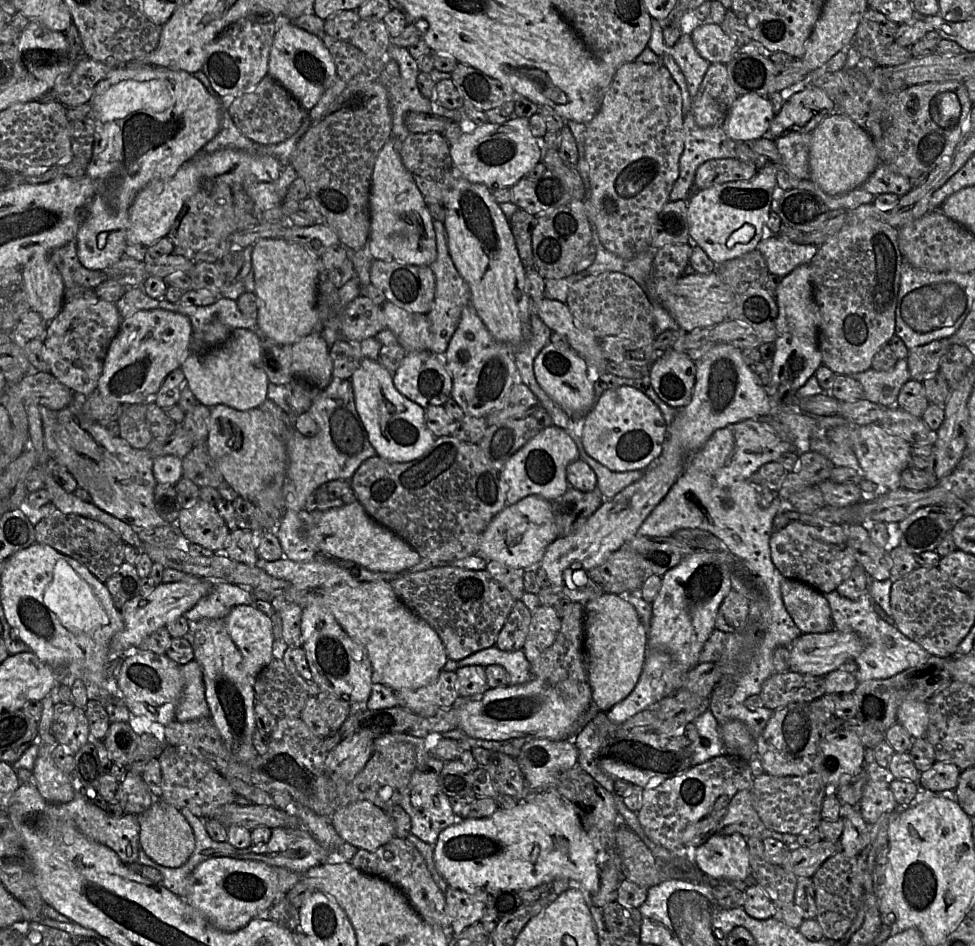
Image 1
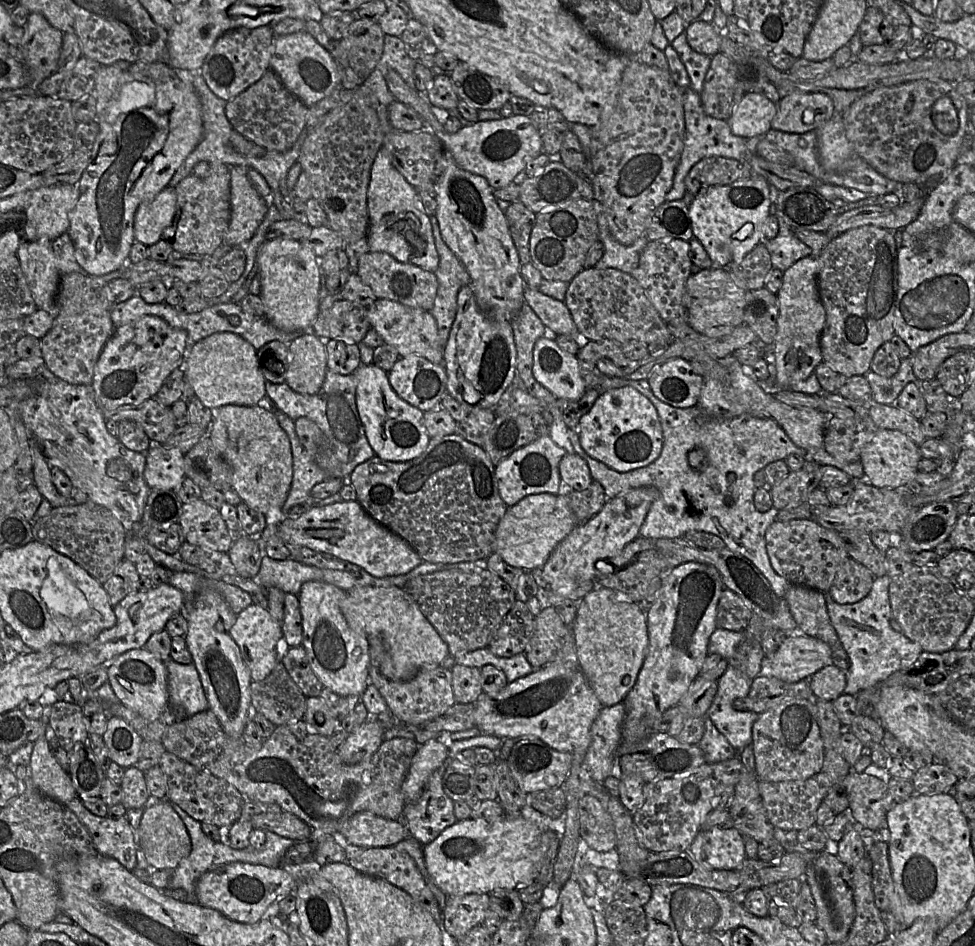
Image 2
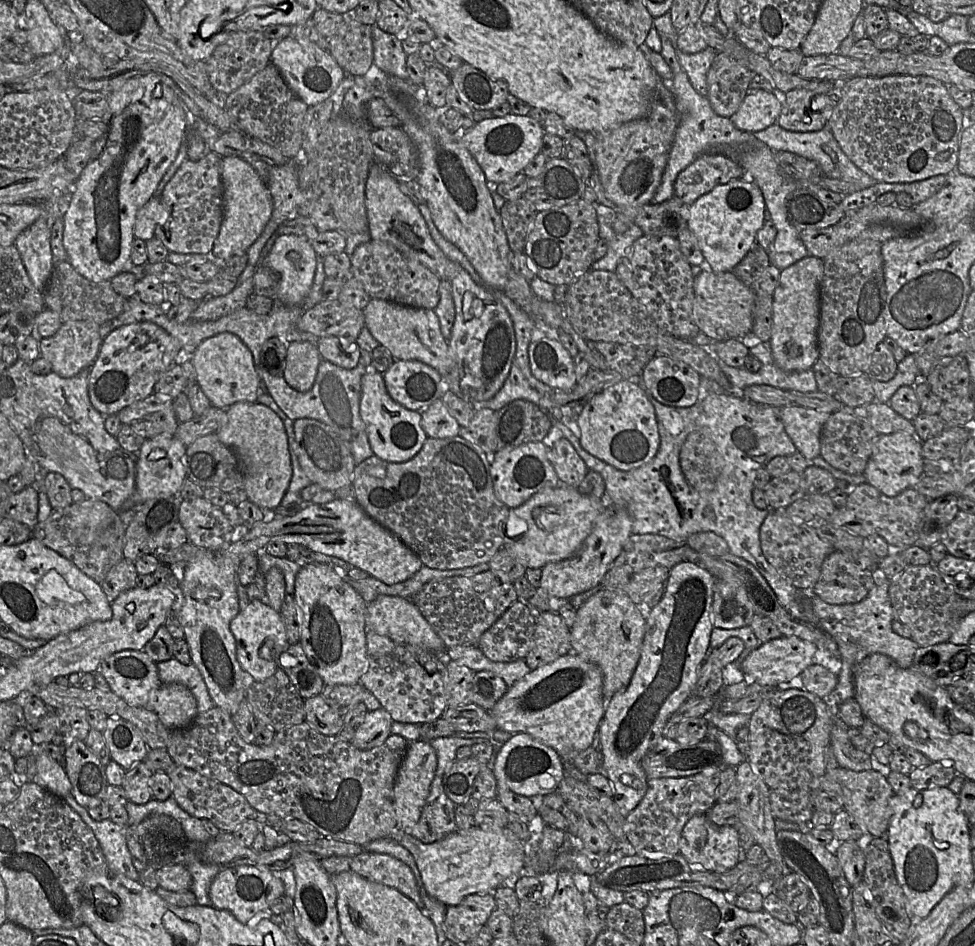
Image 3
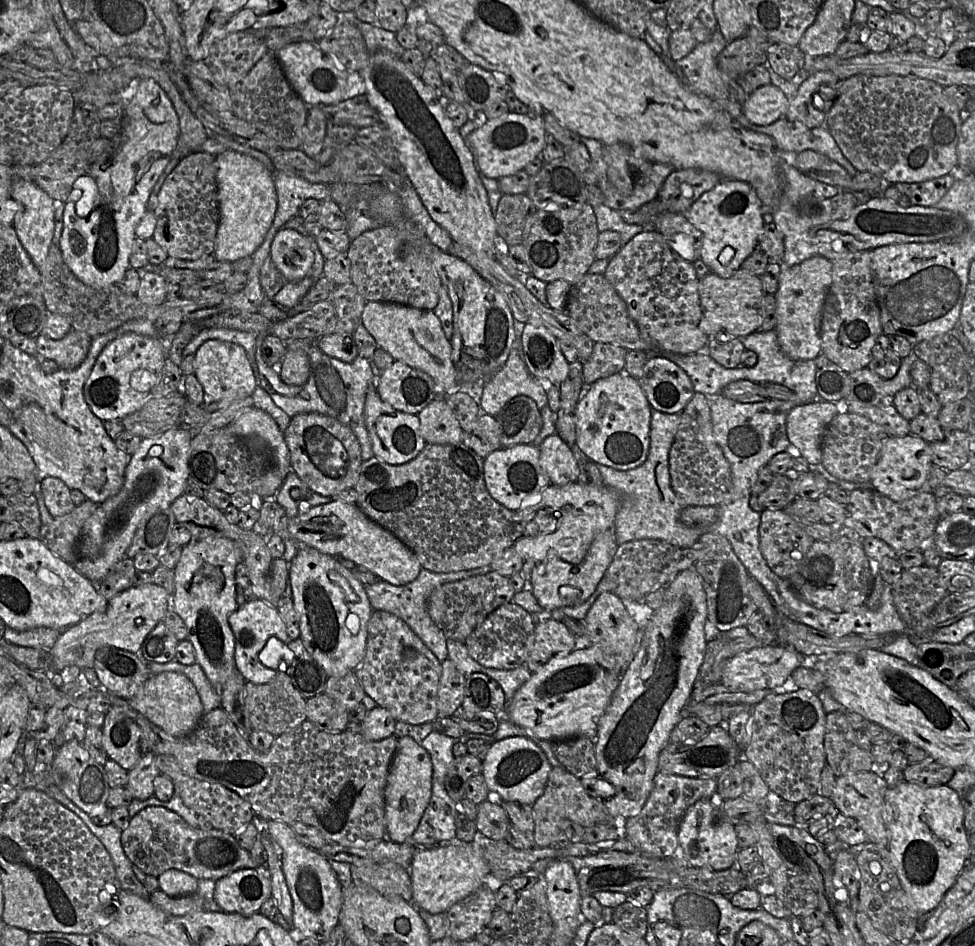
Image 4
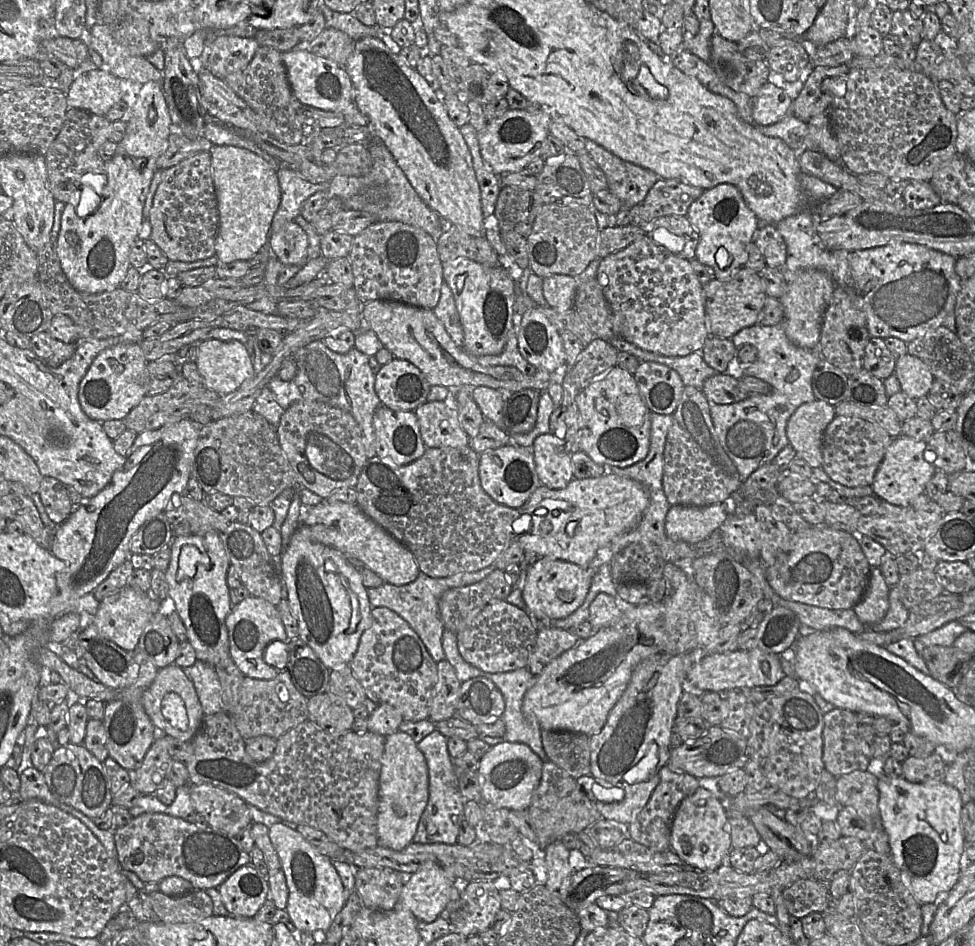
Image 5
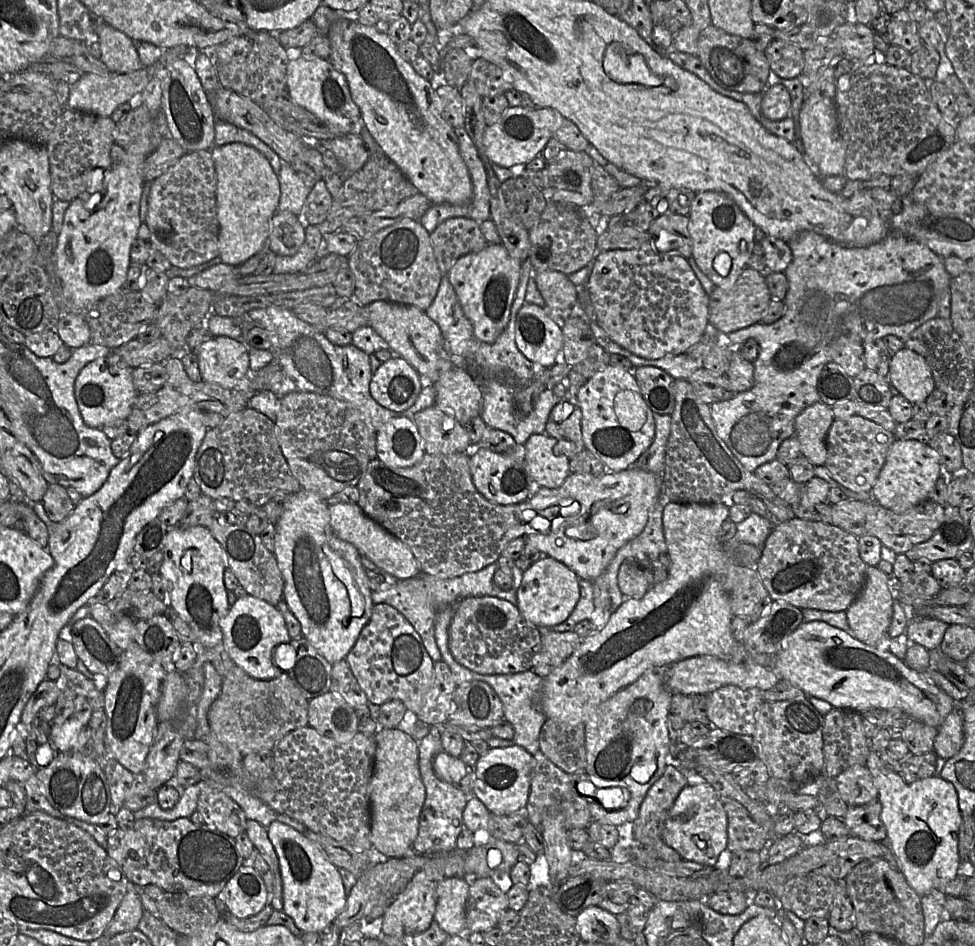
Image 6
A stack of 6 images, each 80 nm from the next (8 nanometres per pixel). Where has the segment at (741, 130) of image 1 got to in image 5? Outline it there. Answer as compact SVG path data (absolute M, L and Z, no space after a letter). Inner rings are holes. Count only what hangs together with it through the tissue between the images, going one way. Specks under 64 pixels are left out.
M767 82L753 98L752 116L760 125L772 125L791 114L792 103L784 89Z

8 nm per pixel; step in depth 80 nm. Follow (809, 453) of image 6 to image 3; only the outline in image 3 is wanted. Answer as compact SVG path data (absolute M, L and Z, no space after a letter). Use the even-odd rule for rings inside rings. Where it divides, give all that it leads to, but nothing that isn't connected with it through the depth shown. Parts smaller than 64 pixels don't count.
M788 405L779 408L784 429L797 451L808 461L820 455L820 433L830 413Z

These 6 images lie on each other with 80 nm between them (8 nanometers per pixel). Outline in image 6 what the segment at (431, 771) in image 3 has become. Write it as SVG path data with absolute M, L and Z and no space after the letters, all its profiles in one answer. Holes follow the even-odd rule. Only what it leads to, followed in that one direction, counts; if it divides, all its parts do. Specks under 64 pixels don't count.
M379 728L374 736L377 748L374 772L369 783L371 843L385 857L399 858L412 850L426 799L426 789L419 770L417 743L410 735L396 728Z

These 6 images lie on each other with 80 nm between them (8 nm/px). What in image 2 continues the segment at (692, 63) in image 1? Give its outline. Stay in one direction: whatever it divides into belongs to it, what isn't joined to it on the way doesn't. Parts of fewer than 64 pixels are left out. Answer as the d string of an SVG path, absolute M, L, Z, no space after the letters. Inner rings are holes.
M685 31L671 43L678 53L690 79L690 87L700 94L703 89L705 76L709 70L712 57L695 52L688 44Z

